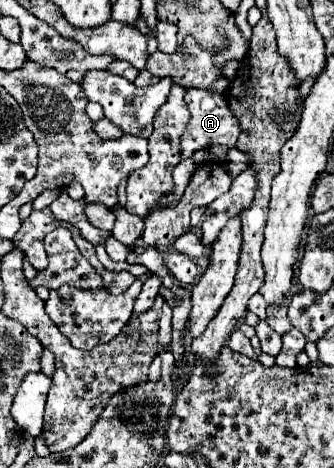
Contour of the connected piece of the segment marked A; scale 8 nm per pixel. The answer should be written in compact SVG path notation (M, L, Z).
M190 90L190 92L186 92L184 100L186 100L188 110L190 110L190 122L186 126L186 132L182 134L182 160L190 158L196 150L200 150L204 146L210 146L210 144L220 144L220 146L226 146L226 148L234 148L236 138L240 134L240 128L238 128L236 116L230 112L222 94L212 92L212 90L210 92Z

